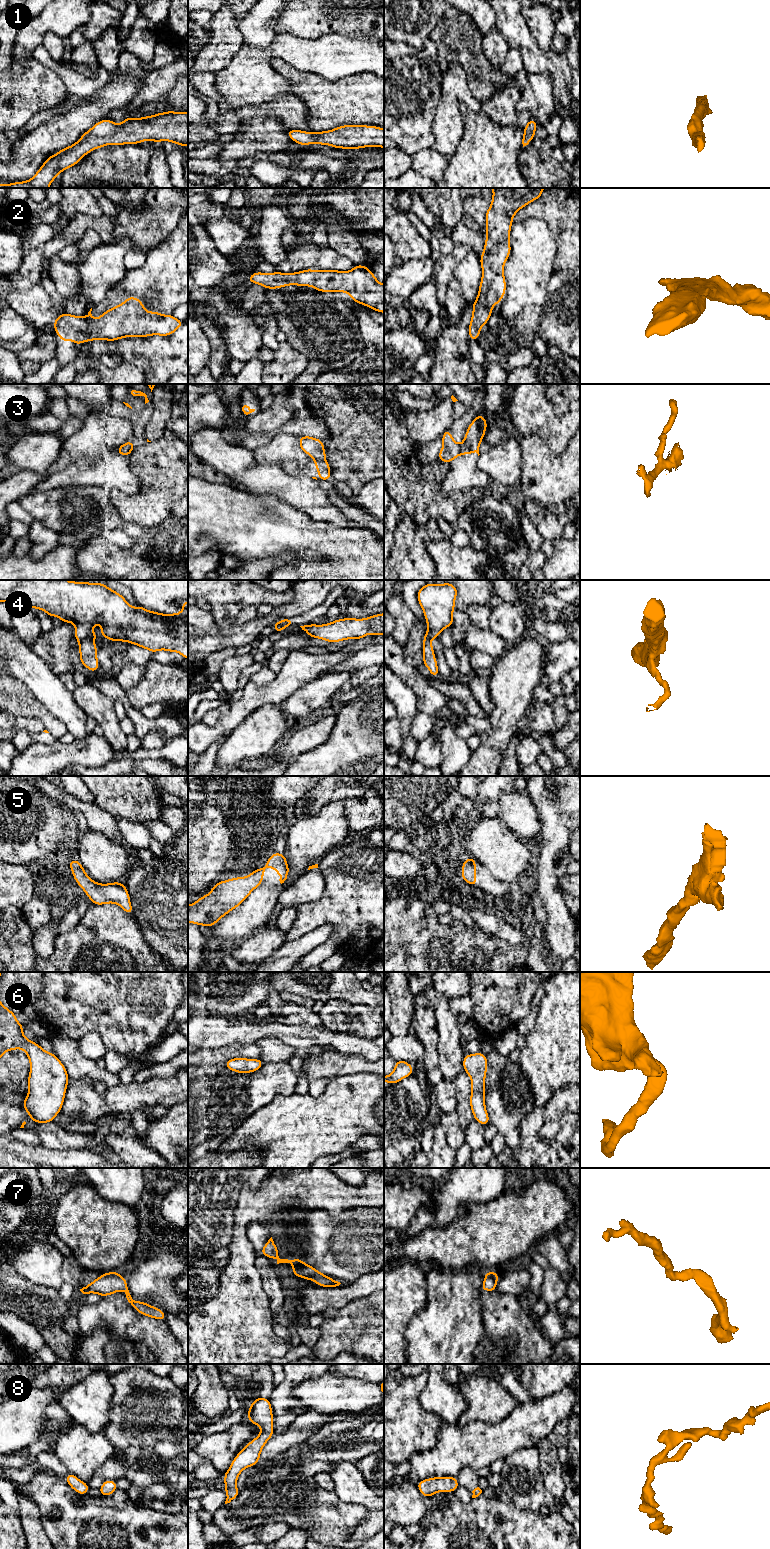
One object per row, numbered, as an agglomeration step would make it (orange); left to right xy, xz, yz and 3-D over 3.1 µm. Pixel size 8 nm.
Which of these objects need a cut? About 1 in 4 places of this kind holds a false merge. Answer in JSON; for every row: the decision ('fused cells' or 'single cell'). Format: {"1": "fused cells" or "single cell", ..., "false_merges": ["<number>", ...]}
{"1": "single cell", "2": "single cell", "3": "fused cells", "4": "fused cells", "5": "single cell", "6": "single cell", "7": "single cell", "8": "single cell", "false_merges": ["3", "4"]}

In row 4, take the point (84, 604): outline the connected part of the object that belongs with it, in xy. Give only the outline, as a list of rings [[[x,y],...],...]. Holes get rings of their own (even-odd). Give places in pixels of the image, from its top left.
[[[0,580],[0,602],[6,601],[11,605],[38,608],[46,612],[51,618],[55,615],[63,623],[76,625],[74,636],[77,641],[83,641],[95,635],[92,628],[95,624],[102,627],[101,635],[111,641],[130,642],[145,648],[152,653],[159,650],[178,652],[188,659],[188,601],[182,603],[182,612],[161,614],[146,610],[142,606],[132,607],[118,592],[110,589],[104,583],[75,582],[65,580]]]

